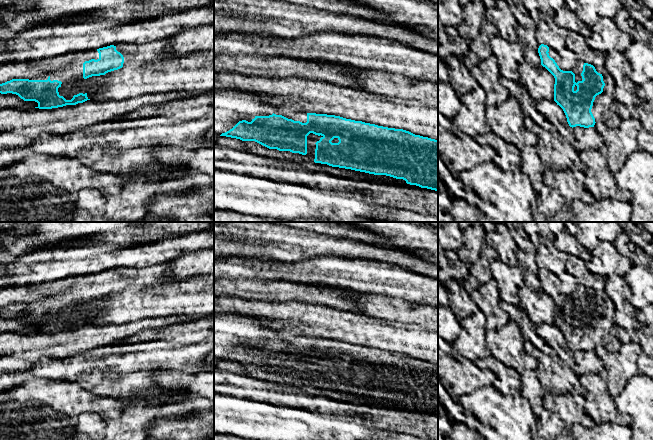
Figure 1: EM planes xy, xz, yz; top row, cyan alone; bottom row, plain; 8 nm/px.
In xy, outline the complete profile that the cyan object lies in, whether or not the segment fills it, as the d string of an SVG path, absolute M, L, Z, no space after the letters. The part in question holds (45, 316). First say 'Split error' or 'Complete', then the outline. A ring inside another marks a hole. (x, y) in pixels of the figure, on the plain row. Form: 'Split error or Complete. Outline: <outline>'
Complete. Outline: M12 303L0 308L0 317L12 317L18 319L24 325L35 325L39 333L52 333L66 329L76 329L90 324L87 317L74 319L71 324L66 324L59 319L58 312L62 306L58 304L29 304L29 303Z

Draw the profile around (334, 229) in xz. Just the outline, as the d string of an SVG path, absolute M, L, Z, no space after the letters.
M274 222L274 224L286 225L289 227L313 231L331 237L343 237L366 244L372 244L380 247L391 248L392 244L386 239L370 231L362 230L356 226L348 226L341 222Z

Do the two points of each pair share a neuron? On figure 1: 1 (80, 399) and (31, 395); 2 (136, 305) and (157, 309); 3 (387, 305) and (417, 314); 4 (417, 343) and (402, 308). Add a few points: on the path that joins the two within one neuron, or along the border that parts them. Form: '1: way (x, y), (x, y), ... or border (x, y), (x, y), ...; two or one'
1: way (68, 399), (43, 397); one
2: way (141, 305), (152, 305); one
3: way (394, 309), (410, 313); one
4: border (385, 319), (413, 322), (427, 329); two

